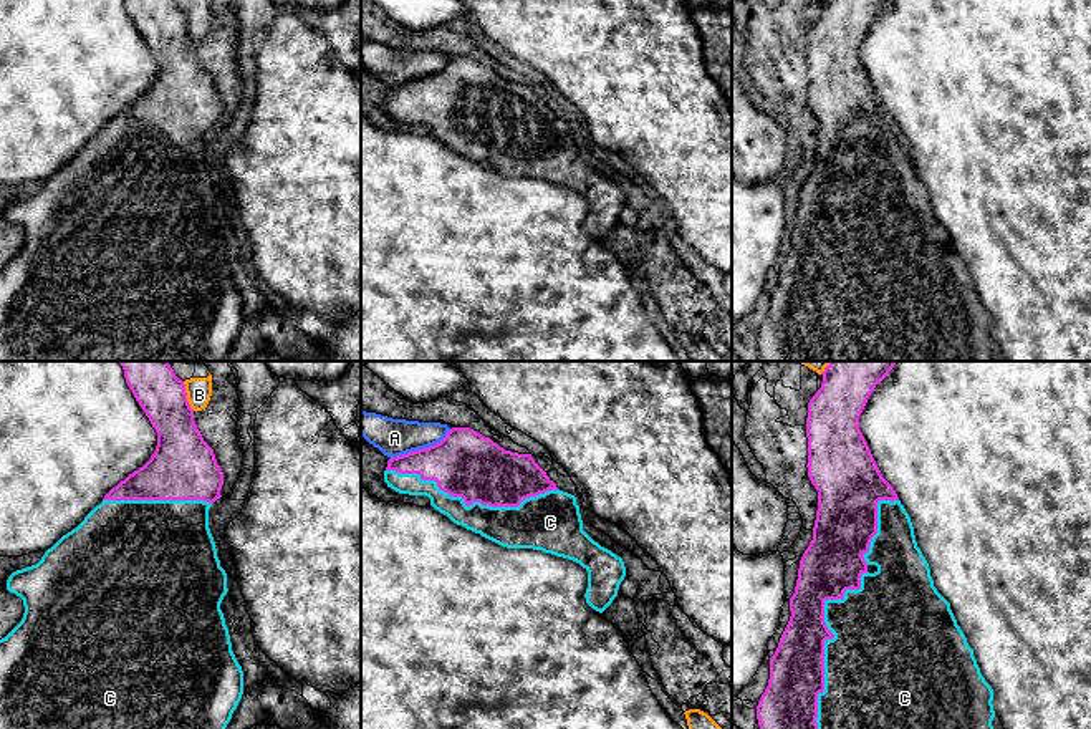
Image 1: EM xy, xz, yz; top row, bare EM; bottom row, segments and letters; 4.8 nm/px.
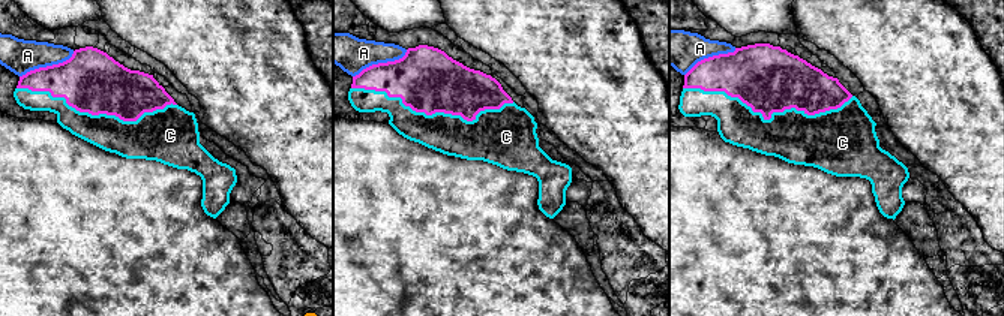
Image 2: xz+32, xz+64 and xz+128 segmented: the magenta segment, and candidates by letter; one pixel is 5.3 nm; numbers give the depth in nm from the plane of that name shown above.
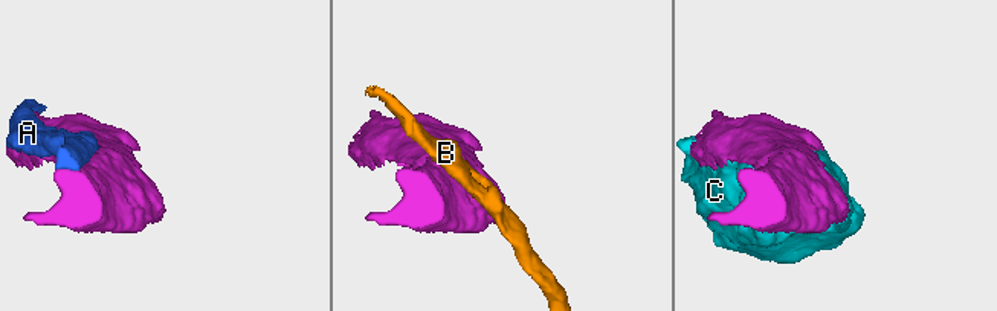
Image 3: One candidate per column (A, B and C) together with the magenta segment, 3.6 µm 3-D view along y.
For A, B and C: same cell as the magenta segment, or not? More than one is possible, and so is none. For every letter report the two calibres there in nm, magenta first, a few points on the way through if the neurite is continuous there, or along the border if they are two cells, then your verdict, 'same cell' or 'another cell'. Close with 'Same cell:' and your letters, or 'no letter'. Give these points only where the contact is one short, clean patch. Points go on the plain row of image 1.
A: calibres 320 and 180 nm; another cell
B: calibres 240 and 130 nm; another cell
C: calibres 280 and 480 nm; same cell
Same cell: C

